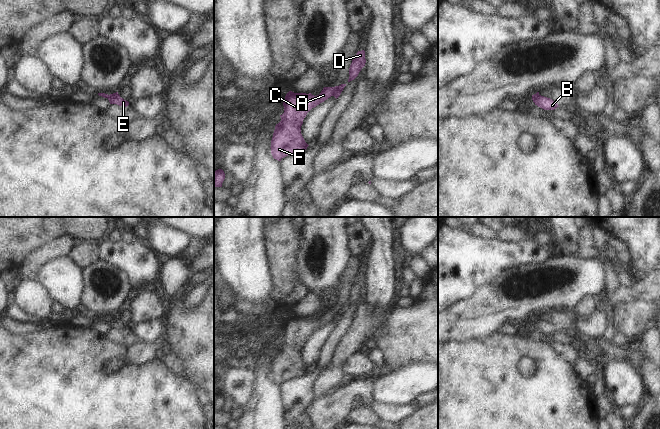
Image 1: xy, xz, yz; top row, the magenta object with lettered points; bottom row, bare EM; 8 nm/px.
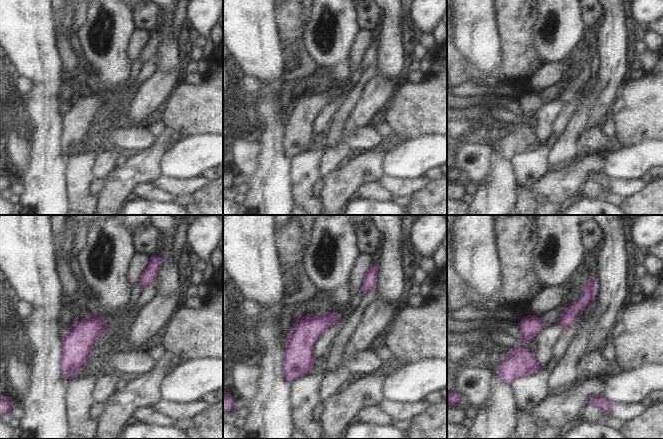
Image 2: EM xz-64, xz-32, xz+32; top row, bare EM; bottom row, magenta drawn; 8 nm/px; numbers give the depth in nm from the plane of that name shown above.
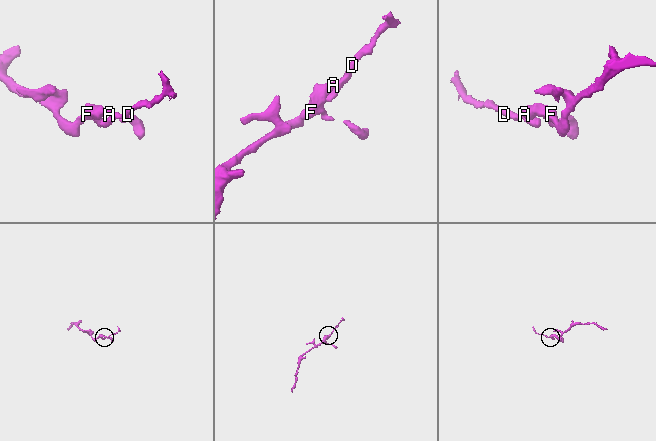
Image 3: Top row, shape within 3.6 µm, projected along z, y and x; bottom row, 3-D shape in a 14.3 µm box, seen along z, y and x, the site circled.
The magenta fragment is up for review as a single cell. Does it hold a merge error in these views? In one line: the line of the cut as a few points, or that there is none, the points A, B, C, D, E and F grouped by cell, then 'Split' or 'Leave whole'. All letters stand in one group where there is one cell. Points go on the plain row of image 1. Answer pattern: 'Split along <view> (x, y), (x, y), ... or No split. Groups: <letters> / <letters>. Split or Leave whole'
Split along xz (333, 311), (331, 319). Groups: A C F / B D E. Split

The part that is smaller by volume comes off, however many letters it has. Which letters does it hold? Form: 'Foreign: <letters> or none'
Foreign: B, D, E

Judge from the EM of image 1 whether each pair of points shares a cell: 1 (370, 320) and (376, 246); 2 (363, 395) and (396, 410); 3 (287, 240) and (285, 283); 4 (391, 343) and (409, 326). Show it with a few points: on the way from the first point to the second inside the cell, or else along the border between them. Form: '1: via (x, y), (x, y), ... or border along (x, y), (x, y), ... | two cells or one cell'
1: border along (364, 302), (379, 312), (381, 320), (375, 326) | two cells
2: border along (373, 400), (370, 404) | two cells
3: via (285, 251), (285, 272) | one cell
4: via (395, 340), (405, 330) | one cell

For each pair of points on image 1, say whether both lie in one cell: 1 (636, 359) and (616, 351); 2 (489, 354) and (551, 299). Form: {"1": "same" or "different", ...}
{"1": "same", "2": "different"}

